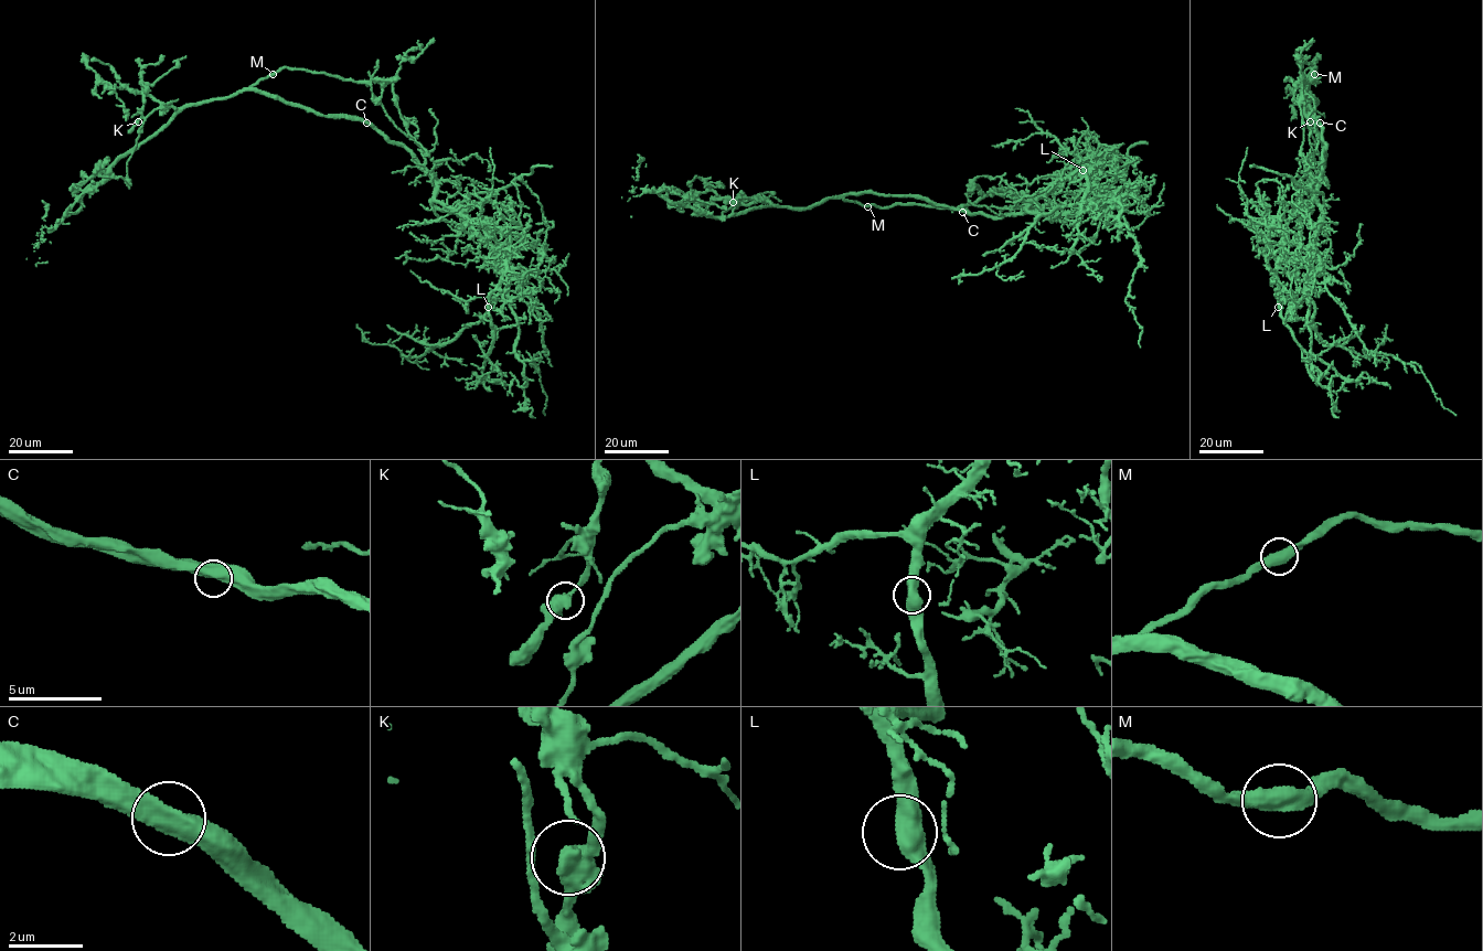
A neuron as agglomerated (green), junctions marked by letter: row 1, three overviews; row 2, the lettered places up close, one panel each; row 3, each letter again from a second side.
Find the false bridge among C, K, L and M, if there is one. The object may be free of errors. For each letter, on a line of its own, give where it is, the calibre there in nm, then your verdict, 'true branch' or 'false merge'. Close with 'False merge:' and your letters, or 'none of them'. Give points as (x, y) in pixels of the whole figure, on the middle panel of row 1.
C: (962, 212) | 550 nm | true branch
K: (733, 202) | 550 nm | true branch
L: (1083, 170) | 550 nm | true branch
M: (867, 206) | 550 nm | true branch
False merge: none of them

